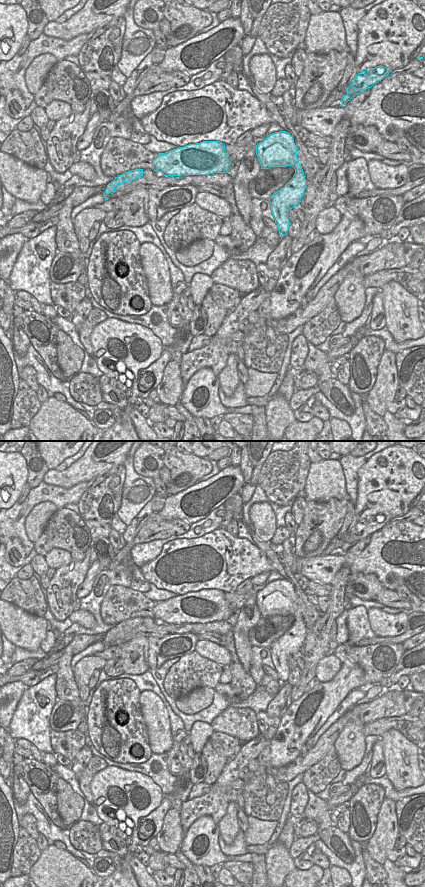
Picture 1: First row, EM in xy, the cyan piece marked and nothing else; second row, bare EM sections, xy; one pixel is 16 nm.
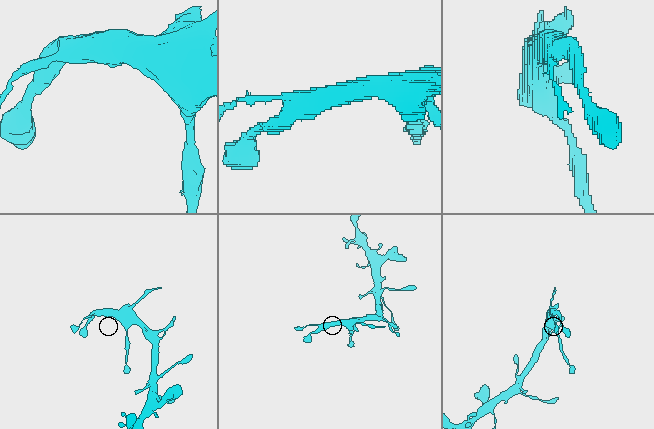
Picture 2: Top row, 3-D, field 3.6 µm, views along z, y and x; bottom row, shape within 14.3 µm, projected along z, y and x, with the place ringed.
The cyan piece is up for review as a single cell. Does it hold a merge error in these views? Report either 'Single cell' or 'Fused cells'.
Single cell

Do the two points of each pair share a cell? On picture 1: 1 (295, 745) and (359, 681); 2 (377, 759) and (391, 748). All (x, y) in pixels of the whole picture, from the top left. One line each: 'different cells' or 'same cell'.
1: same cell
2: different cells

